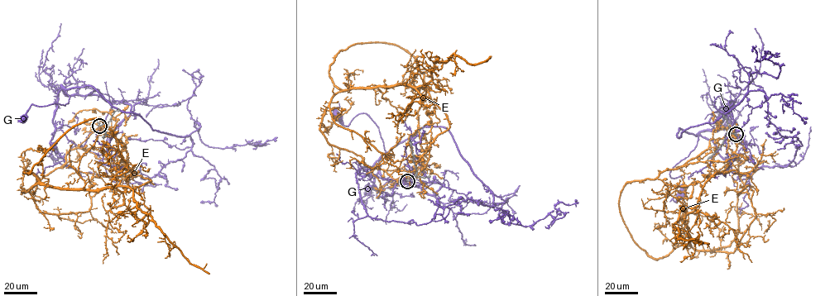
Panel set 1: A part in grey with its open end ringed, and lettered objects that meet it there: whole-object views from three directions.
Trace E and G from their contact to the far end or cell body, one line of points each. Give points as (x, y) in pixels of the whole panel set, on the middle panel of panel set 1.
E: (407, 179), (417, 60), (340, 51), (338, 88), (409, 84), (445, 115), (419, 181)
G: (407, 181), (424, 186), (391, 183), (381, 175), (383, 141), (367, 114), (357, 114), (345, 126), (337, 116)

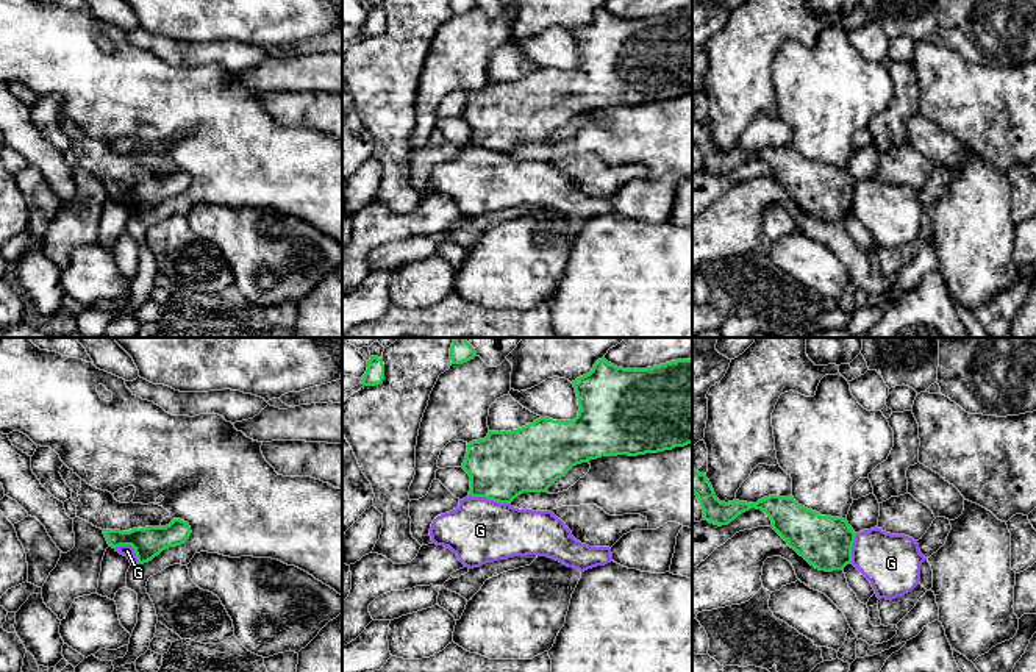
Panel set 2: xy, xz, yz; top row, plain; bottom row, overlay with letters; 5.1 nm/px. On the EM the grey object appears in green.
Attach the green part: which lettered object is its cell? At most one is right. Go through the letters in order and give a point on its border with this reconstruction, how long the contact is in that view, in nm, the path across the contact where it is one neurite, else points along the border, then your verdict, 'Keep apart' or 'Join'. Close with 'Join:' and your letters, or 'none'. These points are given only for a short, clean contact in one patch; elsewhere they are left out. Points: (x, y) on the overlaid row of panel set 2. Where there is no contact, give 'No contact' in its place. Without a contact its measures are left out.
E: No contact. Keep apart
G: Touches green at xz (489, 499). Shared border 220 nm. Boundary: xz (469, 494), (508, 504). Keep apart
Join: none

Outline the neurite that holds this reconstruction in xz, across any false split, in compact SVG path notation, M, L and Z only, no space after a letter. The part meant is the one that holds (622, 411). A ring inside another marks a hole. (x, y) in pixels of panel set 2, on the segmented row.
M598 359L592 370L572 381L578 397L578 416L573 420L539 417L513 431L489 431L484 439L467 444L463 469L470 477L472 497L511 503L523 492L545 492L573 466L602 456L638 456L692 444L692 359L677 359L647 369L623 369Z

